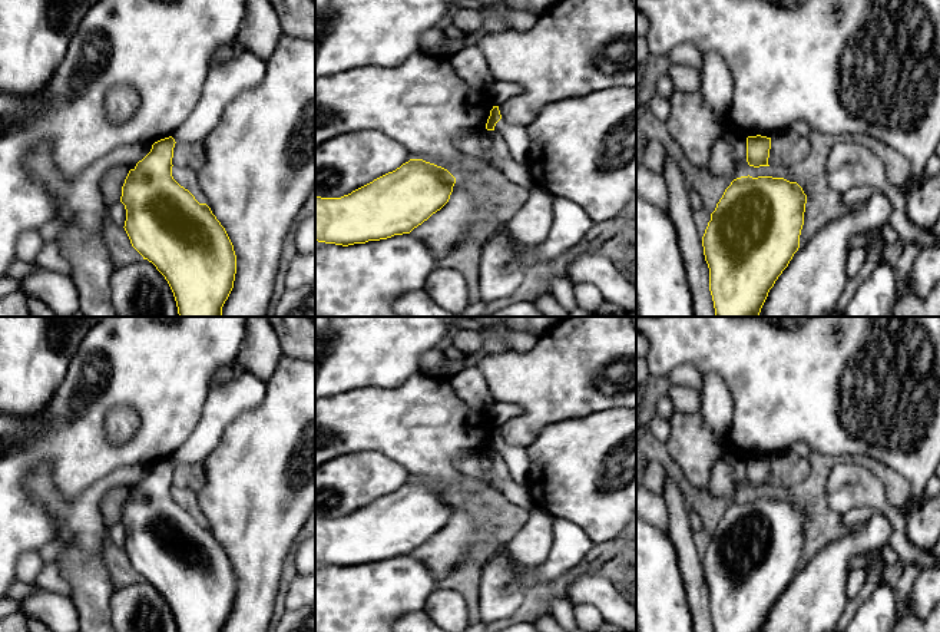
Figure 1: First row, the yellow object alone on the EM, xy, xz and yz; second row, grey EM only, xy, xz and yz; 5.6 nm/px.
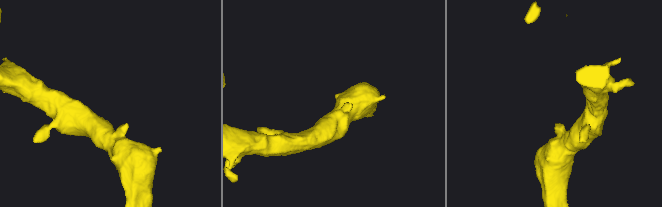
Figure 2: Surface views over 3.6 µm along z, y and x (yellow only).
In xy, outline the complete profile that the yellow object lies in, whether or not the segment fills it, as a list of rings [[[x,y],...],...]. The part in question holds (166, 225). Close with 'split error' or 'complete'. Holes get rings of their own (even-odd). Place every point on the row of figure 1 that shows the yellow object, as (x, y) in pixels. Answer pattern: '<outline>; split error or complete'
[[[244,50],[239,56],[211,67],[203,85],[202,97],[191,116],[169,136],[152,145],[150,152],[129,171],[122,186],[120,202],[126,209],[125,231],[132,246],[152,262],[168,281],[178,307],[179,317],[221,317],[236,274],[236,255],[234,245],[206,204],[199,204],[195,196],[181,186],[172,176],[172,158],[176,142],[203,142],[215,129],[224,109],[244,90],[255,87],[267,75],[267,62]]]; split error

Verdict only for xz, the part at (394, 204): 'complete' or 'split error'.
complete

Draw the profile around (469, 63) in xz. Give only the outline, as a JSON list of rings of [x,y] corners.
[[[477,44],[466,46],[449,59],[457,76],[477,90],[489,92],[496,82]]]

